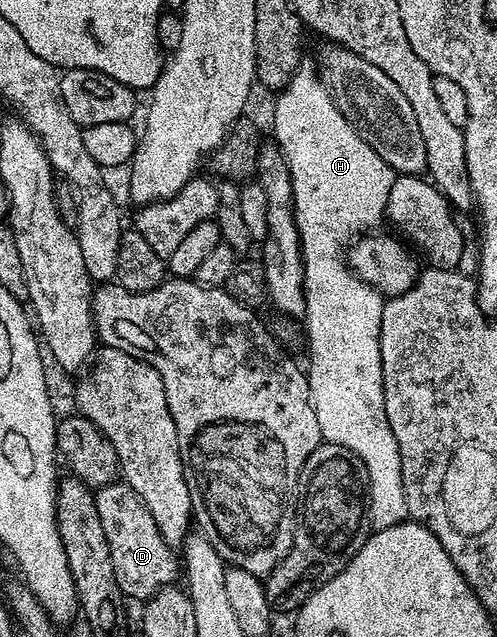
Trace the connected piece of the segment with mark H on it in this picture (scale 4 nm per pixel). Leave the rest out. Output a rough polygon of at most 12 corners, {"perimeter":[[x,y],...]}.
{"perimeter":[[312,65],[276,95],[305,264],[322,439],[367,468],[377,530],[407,518],[387,424],[385,298],[347,247],[395,171]]}

